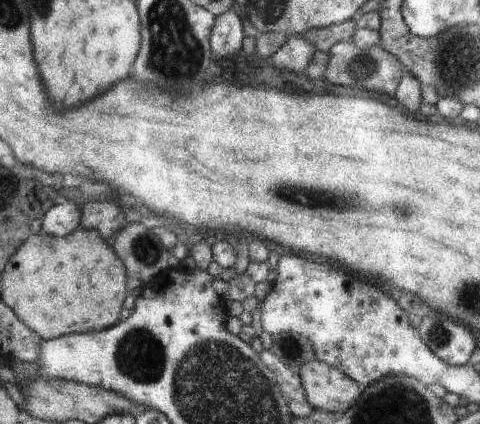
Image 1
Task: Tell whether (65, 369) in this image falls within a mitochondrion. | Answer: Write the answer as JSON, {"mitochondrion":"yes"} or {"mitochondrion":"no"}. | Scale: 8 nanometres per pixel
{"mitochondrion":"no"}

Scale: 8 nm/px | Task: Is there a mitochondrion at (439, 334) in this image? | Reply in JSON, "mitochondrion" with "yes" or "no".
{"mitochondrion":"yes"}

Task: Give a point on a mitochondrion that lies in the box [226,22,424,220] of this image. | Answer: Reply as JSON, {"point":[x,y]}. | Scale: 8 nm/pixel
{"point":[302,195]}

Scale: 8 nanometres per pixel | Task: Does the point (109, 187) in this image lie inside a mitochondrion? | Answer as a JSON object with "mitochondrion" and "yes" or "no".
{"mitochondrion":"no"}

